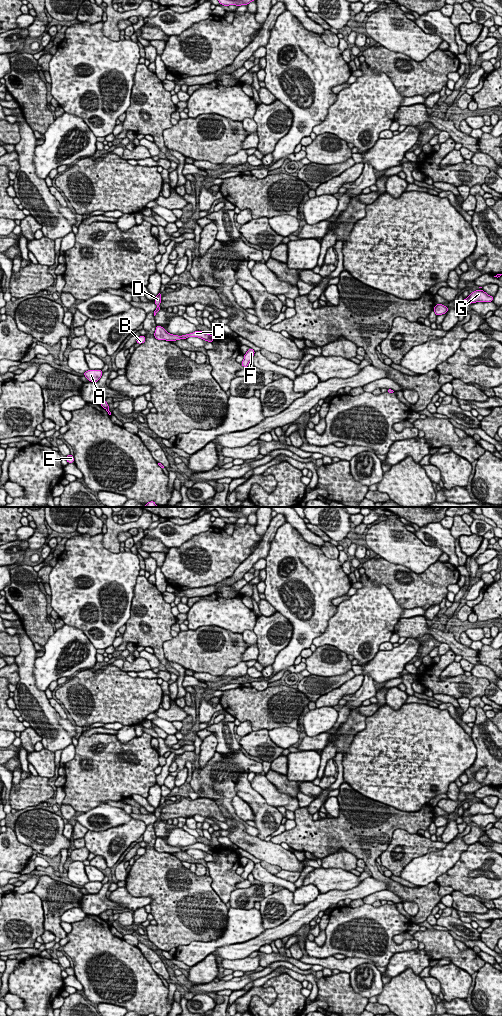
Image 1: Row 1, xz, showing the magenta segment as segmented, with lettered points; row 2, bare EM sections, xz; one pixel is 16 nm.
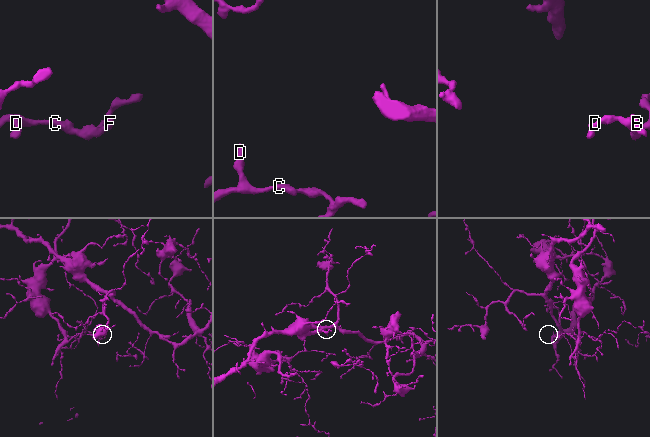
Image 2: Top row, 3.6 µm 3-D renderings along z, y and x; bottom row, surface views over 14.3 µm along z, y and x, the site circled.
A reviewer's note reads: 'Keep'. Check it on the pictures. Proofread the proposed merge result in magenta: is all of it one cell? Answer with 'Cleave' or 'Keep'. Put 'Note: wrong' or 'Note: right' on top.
Note: wrong
Cleave

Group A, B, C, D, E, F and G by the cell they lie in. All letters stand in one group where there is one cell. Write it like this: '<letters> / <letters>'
A B C D F G / E

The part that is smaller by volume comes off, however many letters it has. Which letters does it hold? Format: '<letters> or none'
E

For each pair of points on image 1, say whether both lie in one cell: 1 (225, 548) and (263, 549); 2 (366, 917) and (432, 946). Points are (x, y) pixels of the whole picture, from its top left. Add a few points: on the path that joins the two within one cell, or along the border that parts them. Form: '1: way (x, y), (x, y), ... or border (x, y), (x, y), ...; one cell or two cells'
1: border (252, 552), (236, 569); two cells
2: border (413, 939), (419, 942); two cells

